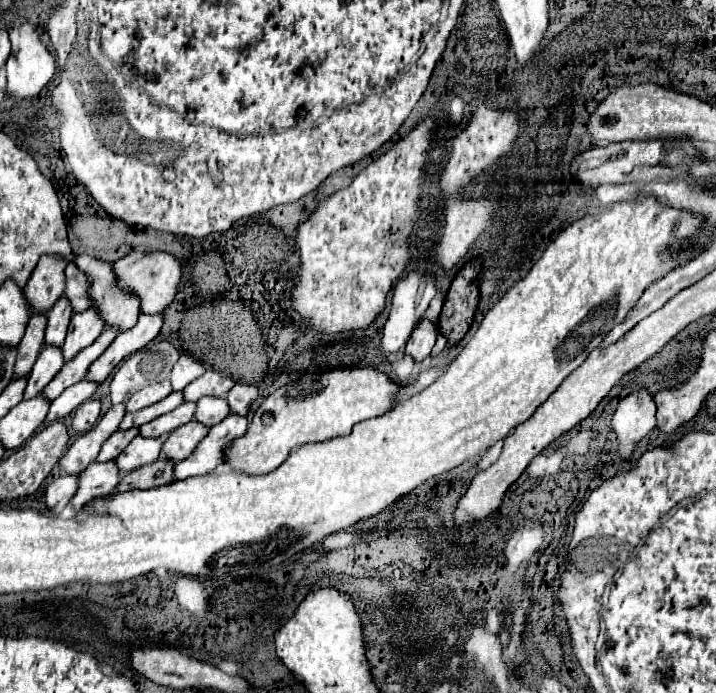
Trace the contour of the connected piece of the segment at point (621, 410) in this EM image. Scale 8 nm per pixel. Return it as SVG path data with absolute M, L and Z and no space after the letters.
M646 387L620 399L612 417L612 429L618 435L618 453L630 459L636 443L656 425L656 403Z

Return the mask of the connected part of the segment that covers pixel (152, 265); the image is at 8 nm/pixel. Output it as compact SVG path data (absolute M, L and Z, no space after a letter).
M130 251L126 257L114 263L118 277L126 287L140 295L140 309L144 313L162 313L176 297L180 281L182 281L182 261L166 251Z

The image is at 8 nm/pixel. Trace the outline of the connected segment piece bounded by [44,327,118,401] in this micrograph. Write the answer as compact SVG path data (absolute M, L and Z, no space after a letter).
M106 327L106 329L102 331L102 335L100 335L90 347L82 349L74 359L70 359L70 361L58 371L58 375L44 387L46 397L52 401L52 399L56 399L66 387L70 387L70 385L78 383L80 379L84 379L86 373L88 373L88 365L90 365L92 361L96 361L96 359L106 351L106 347L114 341L116 335L118 335L118 329L116 329L116 327Z

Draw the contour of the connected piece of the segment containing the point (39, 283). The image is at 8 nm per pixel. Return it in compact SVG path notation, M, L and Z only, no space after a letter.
M72 253L70 257L46 255L38 261L24 289L26 299L30 301L32 313L46 313L60 299L60 295L66 289L64 269L74 259L76 259L76 253Z

